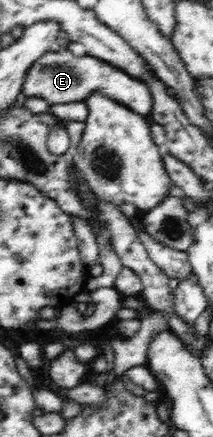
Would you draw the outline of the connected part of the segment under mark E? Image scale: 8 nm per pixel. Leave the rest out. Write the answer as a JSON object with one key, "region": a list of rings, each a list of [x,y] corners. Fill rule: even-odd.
{"region":[[[56,48],[40,56],[29,68],[22,84],[21,98],[42,98],[49,106],[84,101],[89,94],[100,92],[107,98],[115,98],[137,114],[148,117],[153,108],[149,87],[116,66],[101,59],[83,55],[75,56],[69,49]]]}

